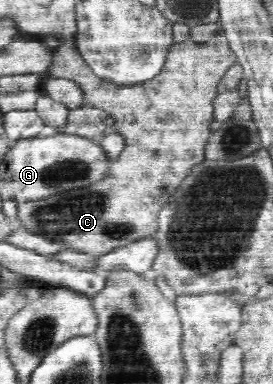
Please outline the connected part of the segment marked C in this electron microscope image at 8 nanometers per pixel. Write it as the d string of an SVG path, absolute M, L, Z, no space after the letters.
M221 27L213 39L197 44L191 39L176 42L167 55L164 71L158 79L142 86L120 87L110 82L103 82L94 77L90 68L79 57L74 43L59 44L57 62L48 75L56 79L72 79L80 83L85 91L86 103L100 107L115 118L117 131L125 137L125 148L114 159L109 174L88 187L58 192L42 199L22 201L18 203L17 215L30 231L38 231L46 238L70 241L74 250L85 252L90 256L106 254L108 251L140 239L151 237L158 227L160 209L171 201L170 195L180 185L180 181L190 173L194 165L204 161L204 149L212 133L212 123L216 121L214 100L219 94L224 74L238 63L235 53Z

